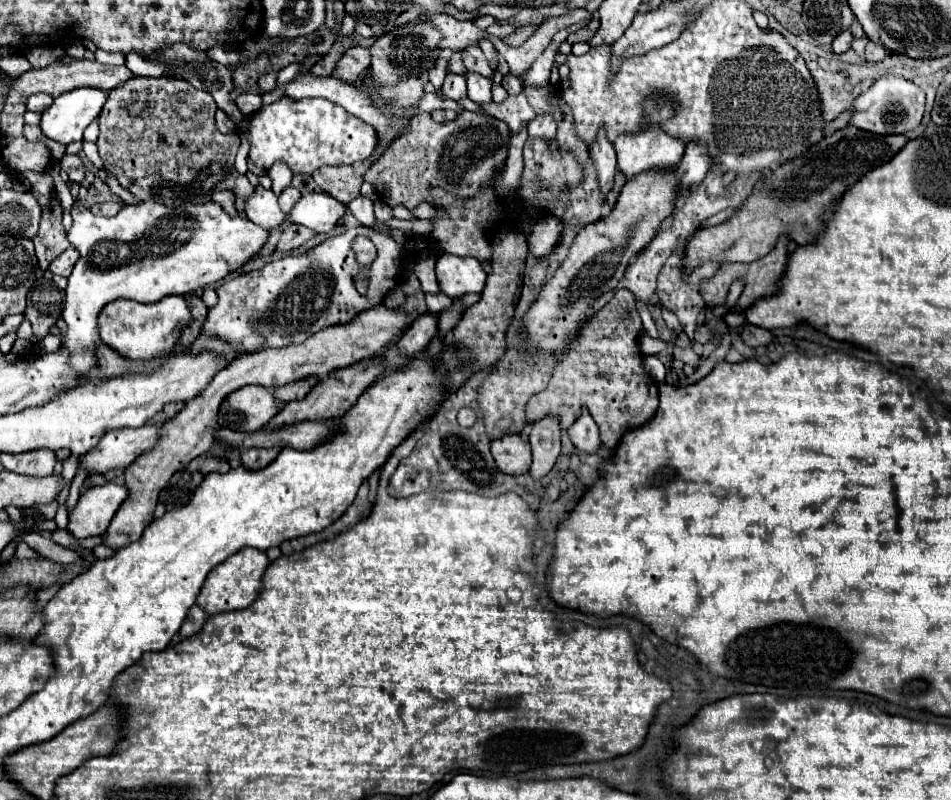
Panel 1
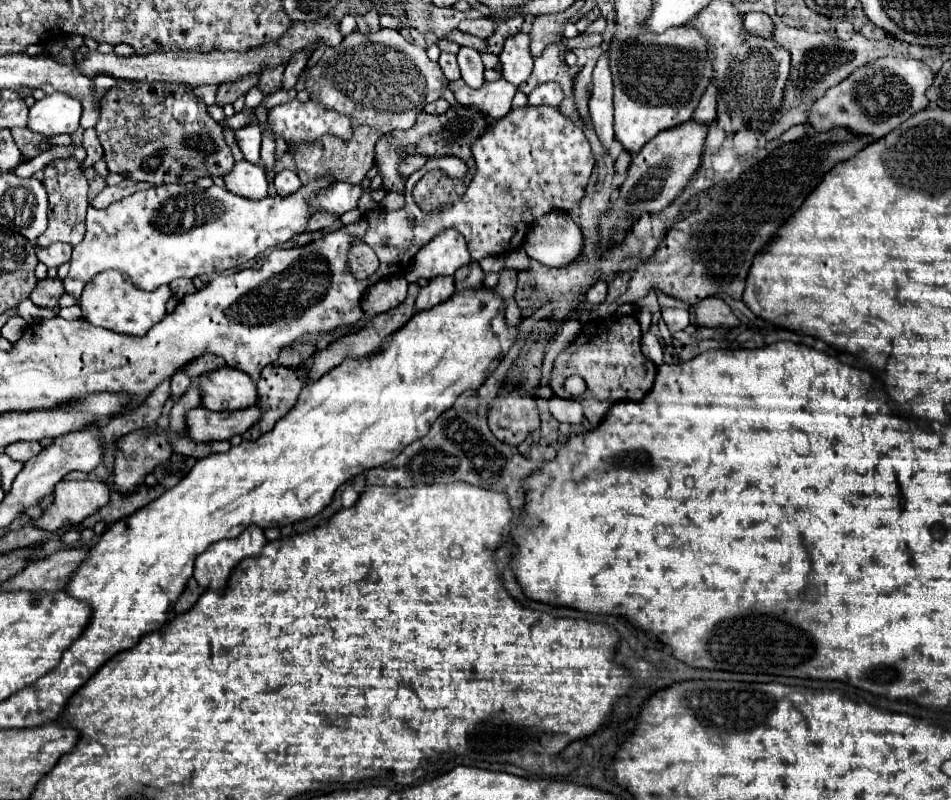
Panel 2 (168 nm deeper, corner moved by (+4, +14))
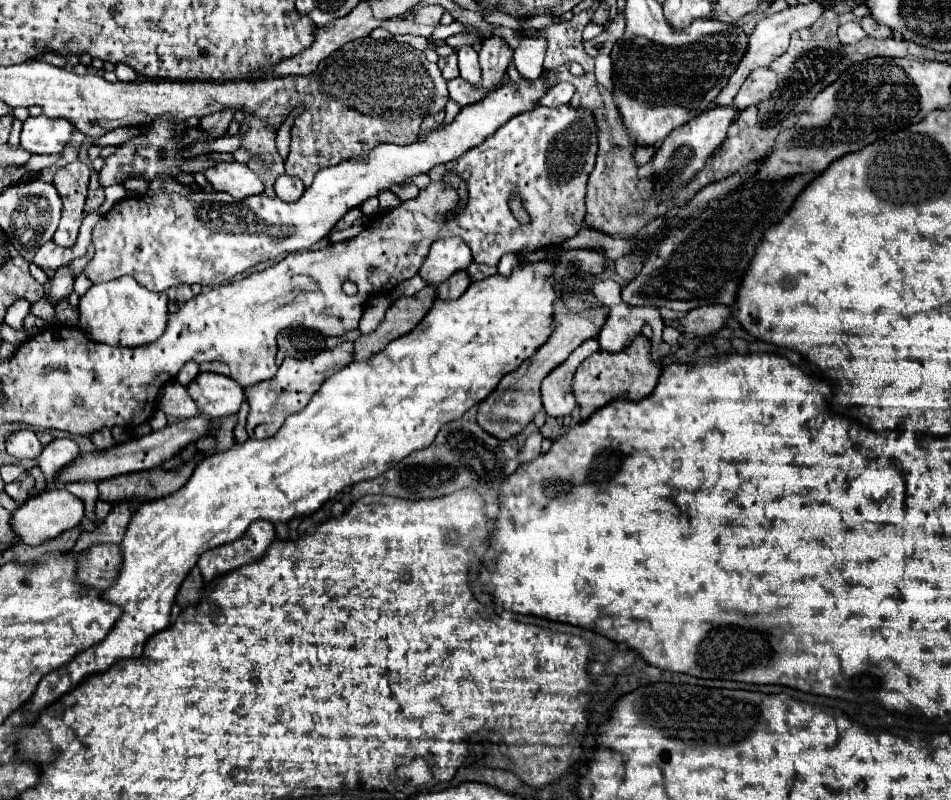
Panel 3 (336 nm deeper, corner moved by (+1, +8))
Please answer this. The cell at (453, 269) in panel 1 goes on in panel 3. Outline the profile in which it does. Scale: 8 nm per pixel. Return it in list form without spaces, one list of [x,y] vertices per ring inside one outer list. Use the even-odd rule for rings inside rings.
[[[447,237],[431,245],[423,267],[419,269],[419,275],[427,283],[437,285],[449,279],[453,273],[467,269],[471,261],[473,257],[467,243],[459,237]]]

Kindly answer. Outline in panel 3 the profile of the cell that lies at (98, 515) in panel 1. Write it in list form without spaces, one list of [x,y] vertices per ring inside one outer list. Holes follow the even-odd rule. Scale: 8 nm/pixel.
[[[47,489],[39,495],[33,495],[29,497],[15,513],[13,513],[13,527],[15,527],[15,533],[19,535],[19,539],[27,545],[39,545],[39,543],[45,543],[49,539],[55,539],[59,537],[61,533],[69,531],[69,529],[75,529],[81,525],[81,519],[83,519],[83,513],[85,513],[85,503],[71,495],[67,489]]]

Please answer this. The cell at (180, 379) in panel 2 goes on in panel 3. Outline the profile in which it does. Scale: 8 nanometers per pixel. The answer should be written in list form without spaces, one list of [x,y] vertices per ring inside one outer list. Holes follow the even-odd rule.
[[[185,363],[185,367],[179,371],[179,375],[177,375],[177,381],[183,385],[183,387],[187,387],[195,377],[199,375],[199,367],[195,365],[195,363]]]

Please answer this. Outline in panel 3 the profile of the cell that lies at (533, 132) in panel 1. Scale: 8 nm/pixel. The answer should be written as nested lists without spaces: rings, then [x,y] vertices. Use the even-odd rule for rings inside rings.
[[[557,83],[539,99],[539,105],[545,105],[545,107],[567,105],[571,101],[573,93],[575,93],[575,87],[571,83]]]

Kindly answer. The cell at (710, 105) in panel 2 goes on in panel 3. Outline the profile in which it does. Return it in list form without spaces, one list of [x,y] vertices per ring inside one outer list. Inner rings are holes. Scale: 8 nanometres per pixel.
[[[815,1],[807,3],[807,5],[797,5],[797,7],[787,7],[785,11],[781,13],[775,13],[775,15],[769,15],[765,19],[761,19],[755,29],[749,33],[749,43],[747,43],[747,55],[743,55],[743,59],[739,61],[739,67],[735,69],[735,73],[731,75],[731,79],[727,81],[727,85],[723,87],[723,91],[715,97],[715,105],[731,105],[733,103],[733,97],[737,95],[739,87],[743,85],[743,81],[747,79],[747,75],[755,69],[755,67],[767,67],[775,57],[783,55],[789,47],[789,37],[791,33],[799,31],[799,29],[805,29],[809,25],[813,25],[819,15],[823,13],[823,7]]]

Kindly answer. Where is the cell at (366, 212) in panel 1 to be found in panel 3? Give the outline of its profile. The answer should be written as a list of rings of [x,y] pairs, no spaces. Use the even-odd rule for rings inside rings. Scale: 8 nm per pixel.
[[[382,190],[378,195],[381,210],[388,211],[400,205],[399,198],[390,190]]]

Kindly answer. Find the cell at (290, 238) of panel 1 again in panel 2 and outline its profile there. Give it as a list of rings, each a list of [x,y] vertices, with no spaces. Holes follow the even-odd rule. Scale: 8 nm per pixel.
[[[320,211],[320,213],[316,213],[316,215],[310,219],[310,223],[308,223],[308,231],[320,231],[320,229],[326,229],[326,227],[330,227],[336,219],[338,219],[336,213]]]

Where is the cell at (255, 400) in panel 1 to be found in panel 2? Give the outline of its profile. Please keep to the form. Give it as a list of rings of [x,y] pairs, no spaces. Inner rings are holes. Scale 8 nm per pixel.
[[[228,365],[200,375],[198,389],[202,407],[210,411],[236,411],[256,403],[256,385],[252,379]]]

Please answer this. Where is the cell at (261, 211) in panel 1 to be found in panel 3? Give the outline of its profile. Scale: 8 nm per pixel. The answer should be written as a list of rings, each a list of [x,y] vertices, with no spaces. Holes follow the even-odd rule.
[[[239,161],[209,167],[205,171],[205,177],[209,179],[215,191],[225,191],[235,199],[245,199],[265,191],[263,181],[245,163]]]

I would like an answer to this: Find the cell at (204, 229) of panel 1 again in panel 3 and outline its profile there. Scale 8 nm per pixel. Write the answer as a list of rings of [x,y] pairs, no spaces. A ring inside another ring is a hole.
[[[541,79],[505,83],[483,101],[463,107],[451,125],[429,133],[413,145],[377,145],[367,159],[349,159],[321,169],[311,187],[293,203],[267,195],[239,201],[221,191],[195,191],[191,195],[157,193],[123,199],[93,227],[95,255],[83,273],[93,285],[131,275],[139,285],[155,293],[181,283],[223,285],[259,263],[273,261],[285,253],[311,249],[329,235],[333,225],[349,209],[359,207],[381,189],[399,185],[405,177],[427,173],[431,167],[453,161],[471,147],[477,147],[513,115],[533,109],[547,89],[549,85]]]

